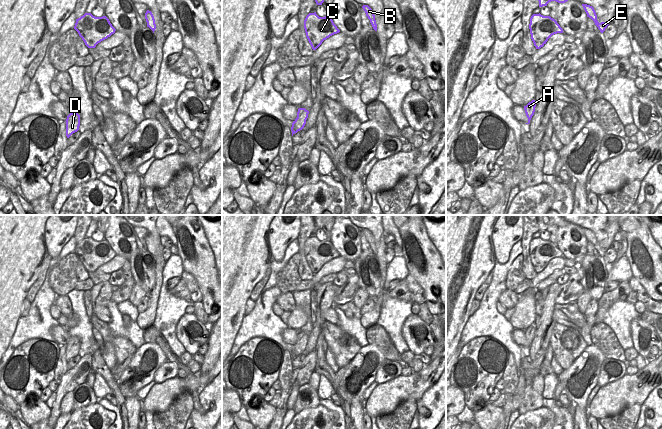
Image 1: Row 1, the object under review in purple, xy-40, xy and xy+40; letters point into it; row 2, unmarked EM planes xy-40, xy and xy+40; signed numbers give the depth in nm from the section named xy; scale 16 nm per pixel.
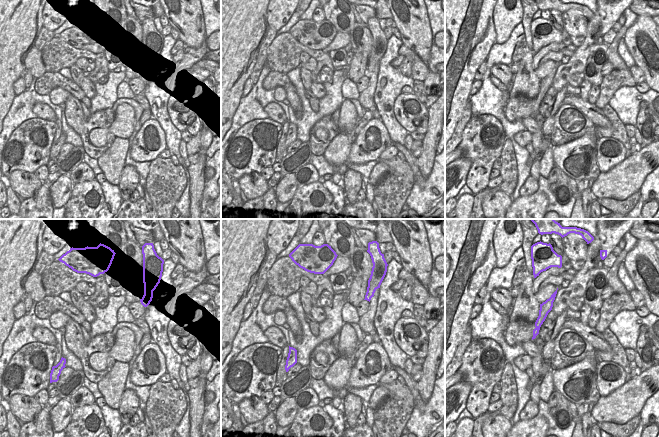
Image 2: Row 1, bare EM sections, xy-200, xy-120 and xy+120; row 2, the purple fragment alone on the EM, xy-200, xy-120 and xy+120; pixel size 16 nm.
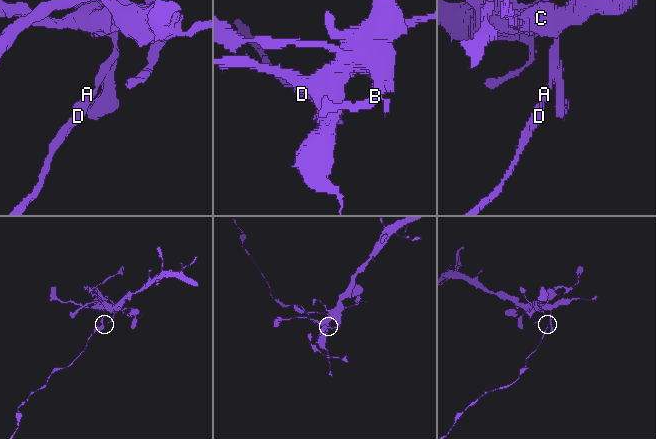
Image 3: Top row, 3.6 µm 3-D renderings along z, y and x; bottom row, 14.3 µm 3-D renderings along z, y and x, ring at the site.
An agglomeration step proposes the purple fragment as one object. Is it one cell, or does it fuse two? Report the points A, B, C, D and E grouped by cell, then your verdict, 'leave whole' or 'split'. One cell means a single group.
groups A B C E / D; split

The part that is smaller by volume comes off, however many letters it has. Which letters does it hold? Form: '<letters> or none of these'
D

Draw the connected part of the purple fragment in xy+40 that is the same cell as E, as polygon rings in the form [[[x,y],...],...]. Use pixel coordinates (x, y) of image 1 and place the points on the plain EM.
[[[582,228],[582,230],[587,238],[587,241],[591,242],[594,245],[595,249],[600,254],[600,256],[603,257],[605,255],[605,253],[607,252],[607,250],[609,249],[609,246],[599,247],[597,244],[597,239],[596,239],[594,232],[587,228]]]

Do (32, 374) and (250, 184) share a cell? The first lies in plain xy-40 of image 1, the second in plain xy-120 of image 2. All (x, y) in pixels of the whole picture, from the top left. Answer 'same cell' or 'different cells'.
different cells

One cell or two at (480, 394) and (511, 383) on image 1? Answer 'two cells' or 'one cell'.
two cells

